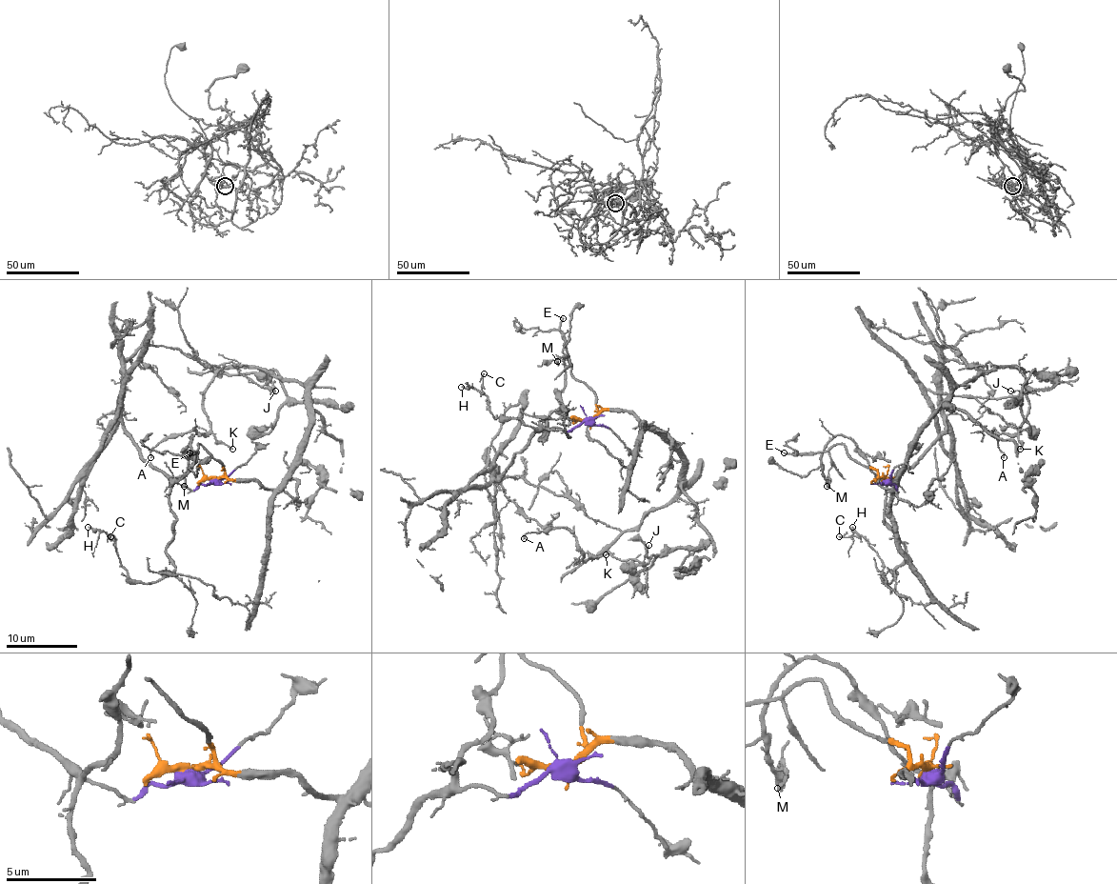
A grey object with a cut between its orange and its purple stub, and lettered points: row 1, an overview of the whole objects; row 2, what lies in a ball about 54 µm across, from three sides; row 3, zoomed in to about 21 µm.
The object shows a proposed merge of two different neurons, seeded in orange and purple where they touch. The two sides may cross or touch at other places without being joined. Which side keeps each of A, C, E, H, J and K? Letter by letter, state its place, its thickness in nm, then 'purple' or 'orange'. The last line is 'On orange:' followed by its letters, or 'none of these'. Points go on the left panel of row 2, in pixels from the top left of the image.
A: place (150, 457); calibre 120 nm; orange
C: place (110, 536); calibre 100 nm; purple
E: place (189, 452); calibre 140 nm; orange
H: place (88, 527); calibre 200 nm; purple
J: place (275, 391); calibre 100 nm; orange
K: place (232, 449); calibre 150 nm; orange
On orange: A, E, J, K

